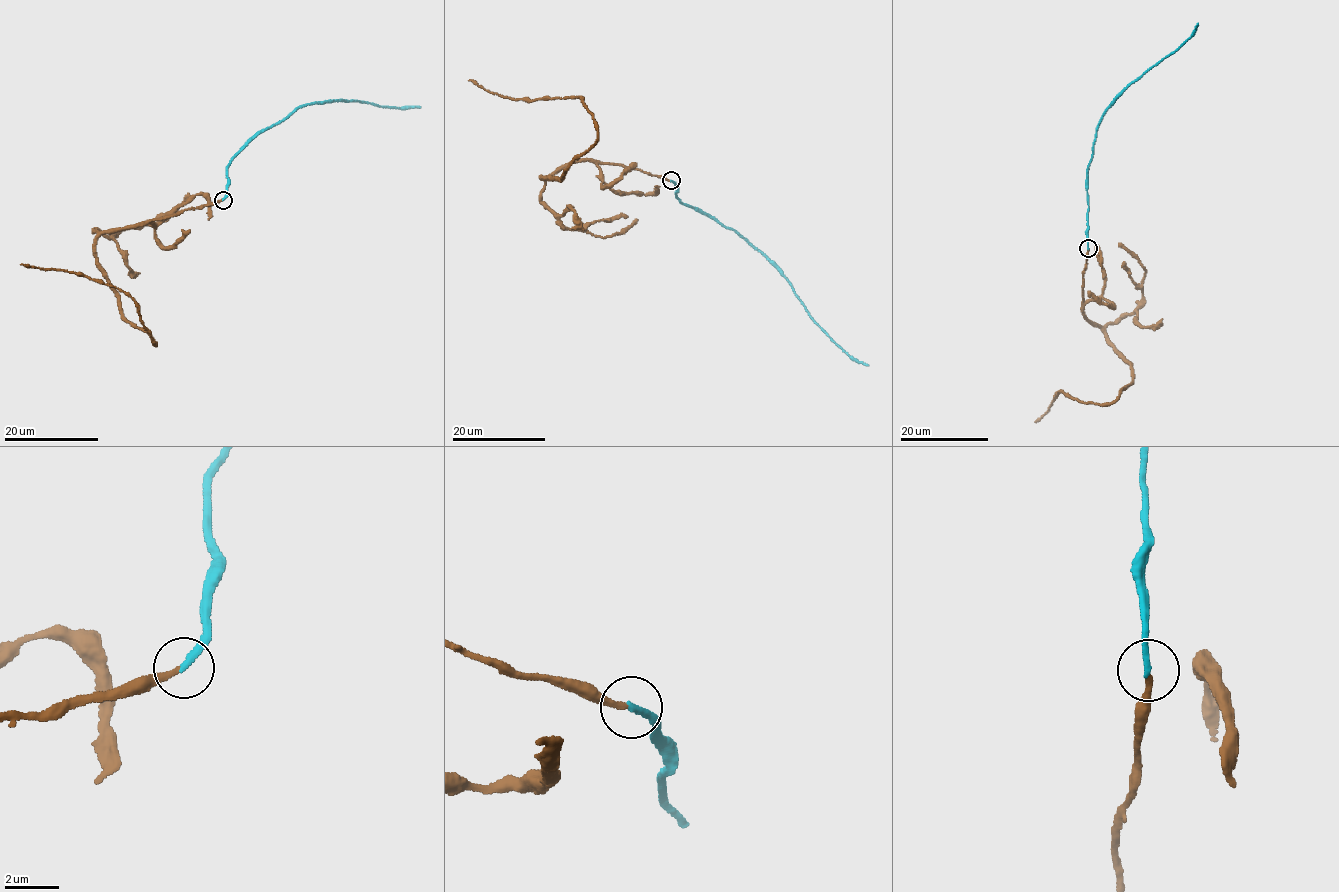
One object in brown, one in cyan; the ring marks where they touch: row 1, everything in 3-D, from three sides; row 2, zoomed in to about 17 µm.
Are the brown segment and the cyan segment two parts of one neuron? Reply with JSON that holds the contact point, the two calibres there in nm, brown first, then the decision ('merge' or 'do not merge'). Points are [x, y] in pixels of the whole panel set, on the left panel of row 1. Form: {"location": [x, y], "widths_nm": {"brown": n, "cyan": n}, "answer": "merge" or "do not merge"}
{"location": [223, 200], "widths_nm": {"brown": 220, "cyan": 240}, "answer": "merge"}

